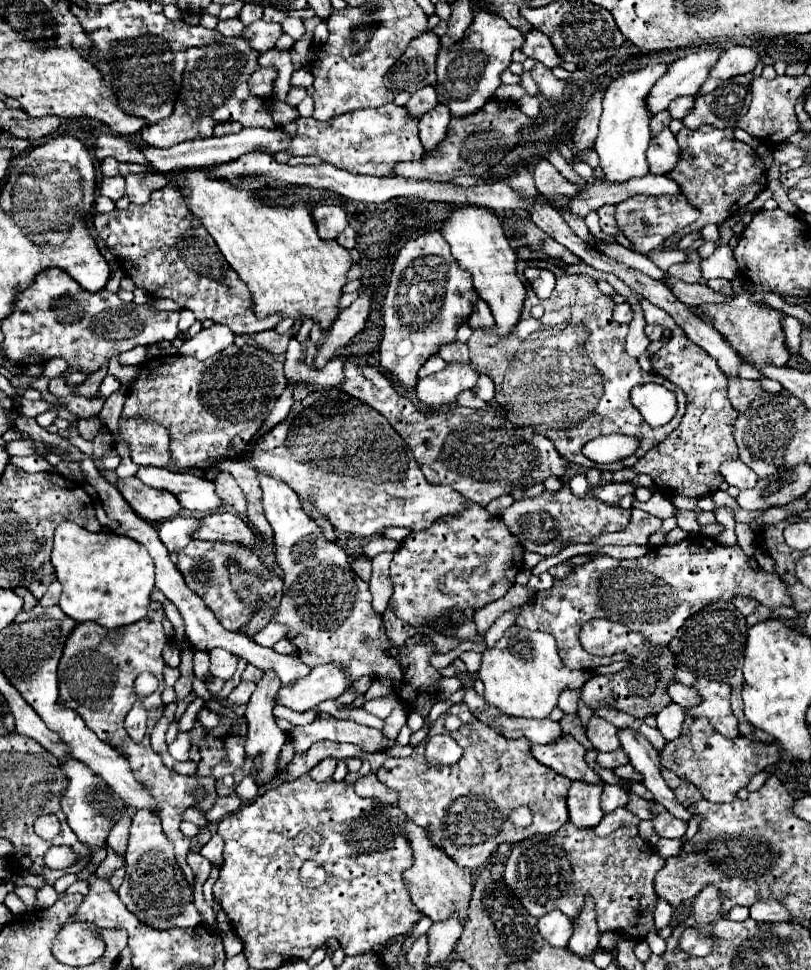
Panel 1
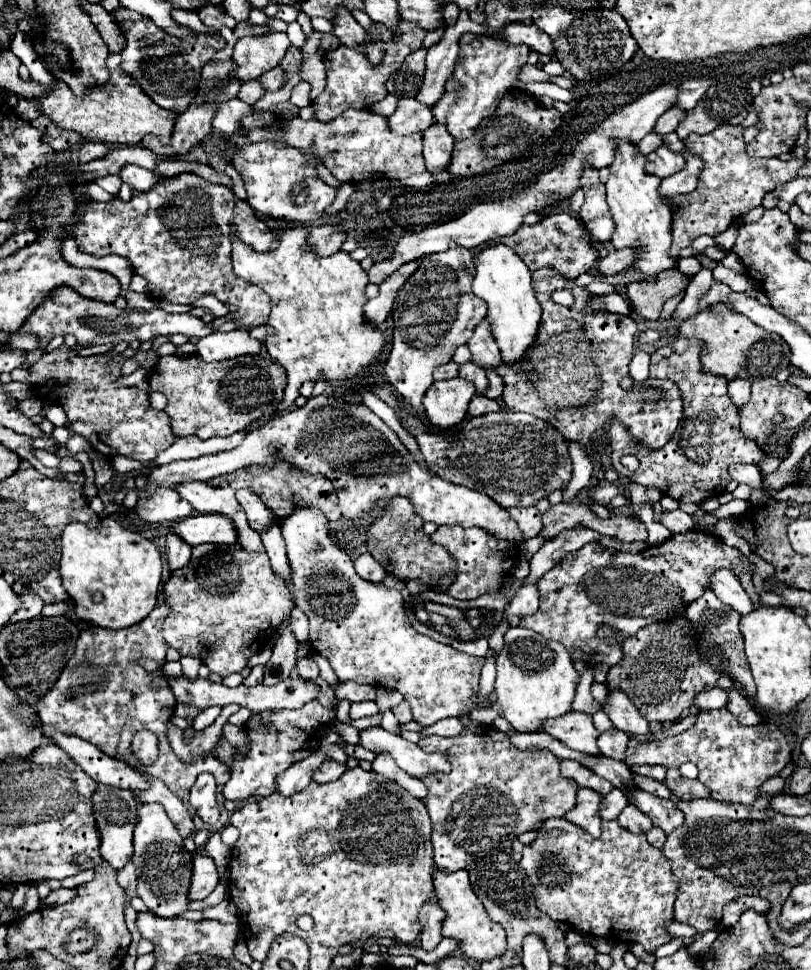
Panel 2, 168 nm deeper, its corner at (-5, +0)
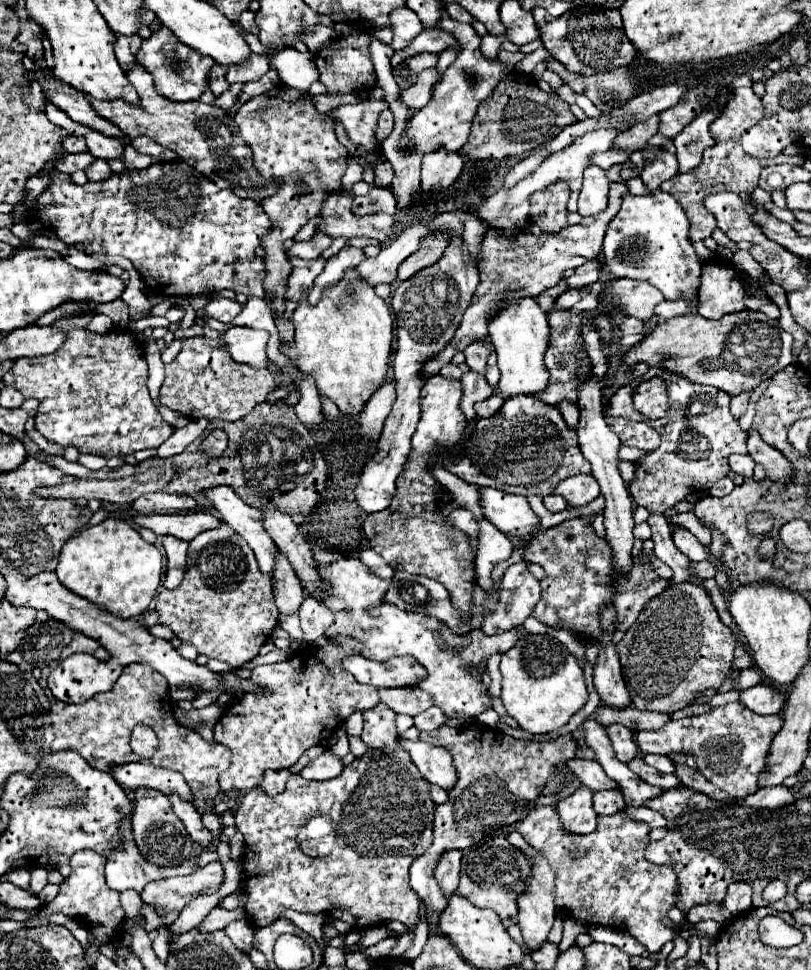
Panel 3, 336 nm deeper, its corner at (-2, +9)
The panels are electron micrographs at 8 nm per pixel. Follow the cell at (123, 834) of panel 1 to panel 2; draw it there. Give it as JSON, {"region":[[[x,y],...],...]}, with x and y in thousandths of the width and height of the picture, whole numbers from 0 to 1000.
{"region":[[[159,889],[159,891],[147,899],[144,907],[147,907],[147,913],[149,913],[149,915],[154,918],[154,922],[157,922],[154,932],[159,932],[162,926],[169,924],[169,901],[166,901],[166,893],[164,893],[164,889]]]}

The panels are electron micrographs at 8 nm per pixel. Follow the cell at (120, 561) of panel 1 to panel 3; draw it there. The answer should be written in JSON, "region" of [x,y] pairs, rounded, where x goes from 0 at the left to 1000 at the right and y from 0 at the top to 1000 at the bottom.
{"region":[[[128,535],[86,554],[74,568],[69,593],[79,605],[123,628],[150,636],[173,636],[187,622],[200,593],[200,570],[180,560],[155,537]]]}

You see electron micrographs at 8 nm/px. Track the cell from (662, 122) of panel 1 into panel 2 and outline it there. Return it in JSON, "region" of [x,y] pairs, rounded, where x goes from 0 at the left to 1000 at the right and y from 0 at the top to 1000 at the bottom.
{"region":[[[800,136],[788,148],[785,148],[785,153],[790,155],[790,159],[803,159],[805,155],[810,155],[810,151],[815,151],[815,144],[818,144],[818,140],[815,138],[810,138],[810,136]]]}

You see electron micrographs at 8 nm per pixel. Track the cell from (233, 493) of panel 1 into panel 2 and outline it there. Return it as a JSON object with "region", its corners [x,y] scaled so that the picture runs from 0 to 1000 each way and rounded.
{"region":[[[295,505],[292,507],[292,515],[295,520],[302,524],[305,534],[307,534],[307,542],[317,548],[329,546],[337,540],[337,530],[334,526],[322,518],[322,513],[317,513],[314,509],[309,509],[307,505]]]}

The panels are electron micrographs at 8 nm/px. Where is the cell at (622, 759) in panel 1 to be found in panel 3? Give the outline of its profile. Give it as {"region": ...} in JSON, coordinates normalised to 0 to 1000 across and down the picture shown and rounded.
{"region":[[[908,723],[880,729],[866,737],[824,743],[816,752],[809,754],[784,754],[782,762],[789,776],[846,776],[858,780],[863,797],[875,807],[895,815],[900,824],[917,824],[935,815],[935,799],[945,791],[947,772],[962,749],[962,737],[932,737]]]}

